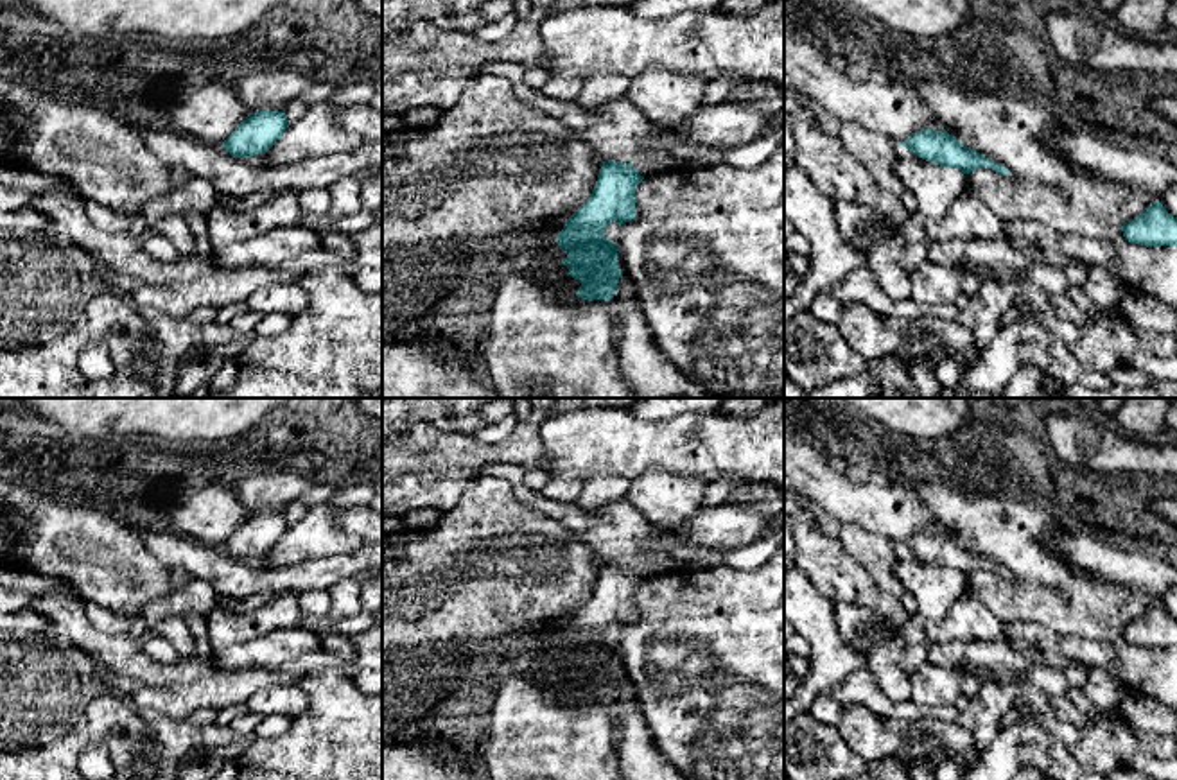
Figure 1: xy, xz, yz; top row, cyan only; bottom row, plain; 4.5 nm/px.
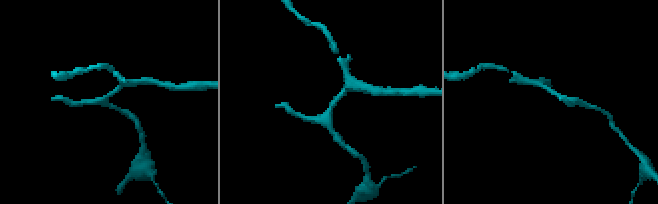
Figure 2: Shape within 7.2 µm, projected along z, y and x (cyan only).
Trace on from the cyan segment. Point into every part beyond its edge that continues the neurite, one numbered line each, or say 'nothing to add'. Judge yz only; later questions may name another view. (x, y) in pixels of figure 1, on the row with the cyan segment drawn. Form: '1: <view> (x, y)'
nothing to add

